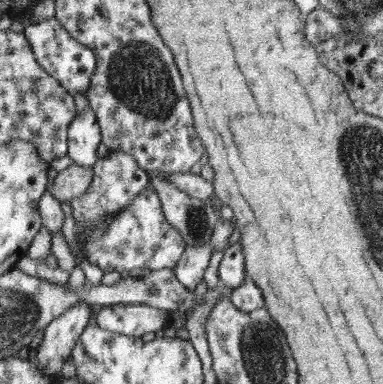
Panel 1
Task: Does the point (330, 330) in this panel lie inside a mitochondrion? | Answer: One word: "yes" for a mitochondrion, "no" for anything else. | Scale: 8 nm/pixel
no

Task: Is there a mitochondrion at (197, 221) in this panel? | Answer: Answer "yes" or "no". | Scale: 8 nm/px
yes

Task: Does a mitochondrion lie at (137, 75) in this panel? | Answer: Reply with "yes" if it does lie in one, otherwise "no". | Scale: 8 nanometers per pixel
yes

